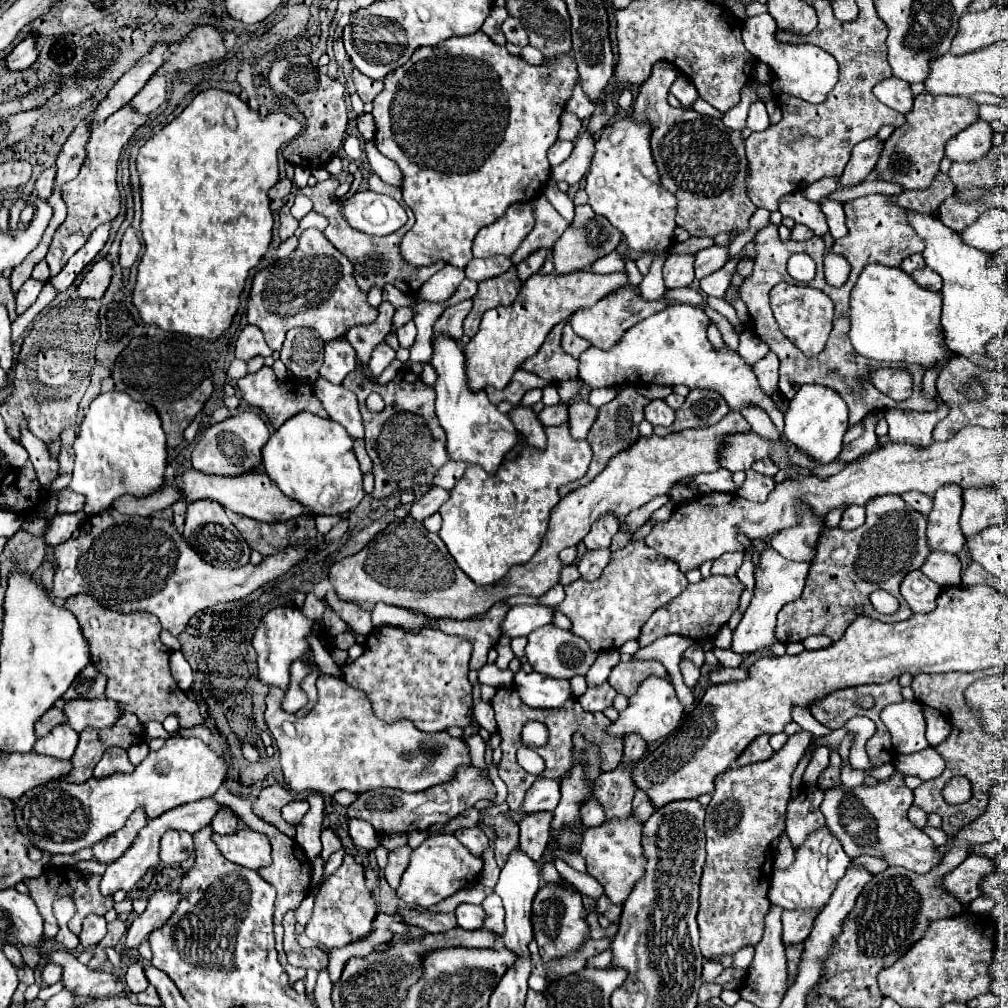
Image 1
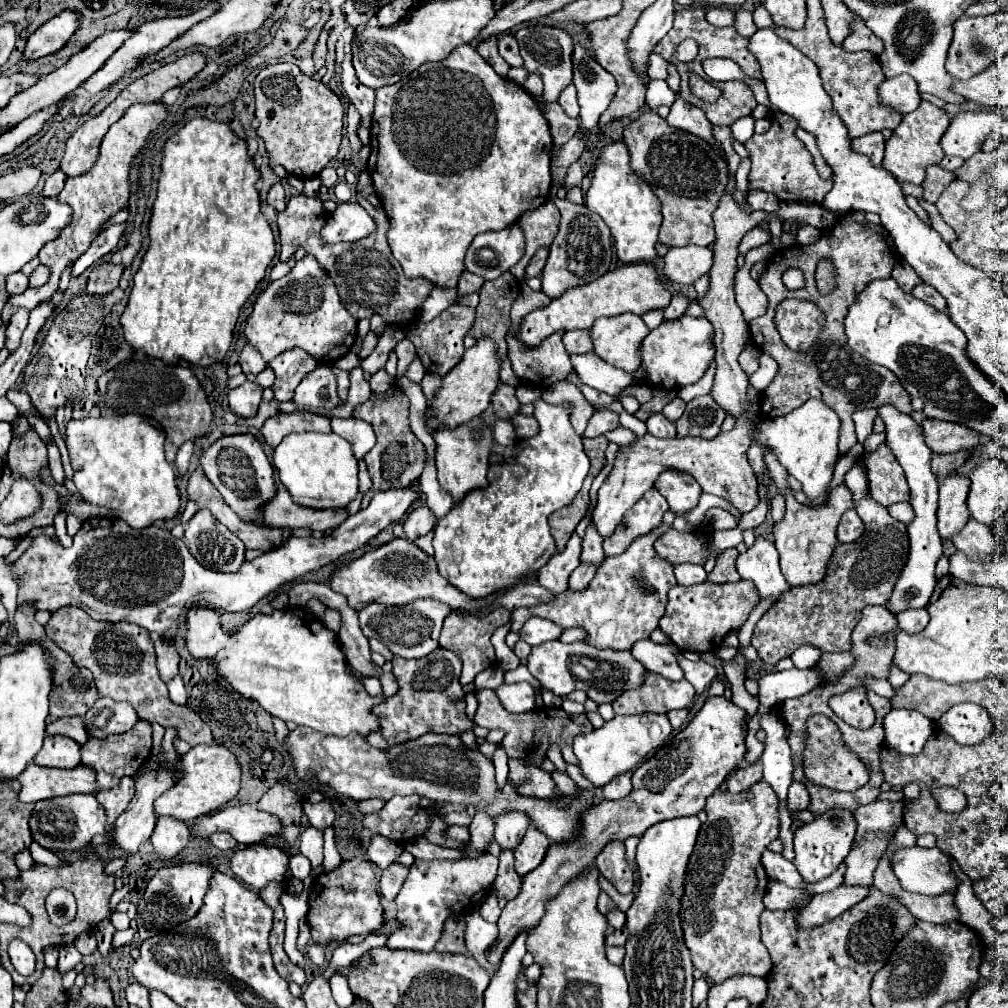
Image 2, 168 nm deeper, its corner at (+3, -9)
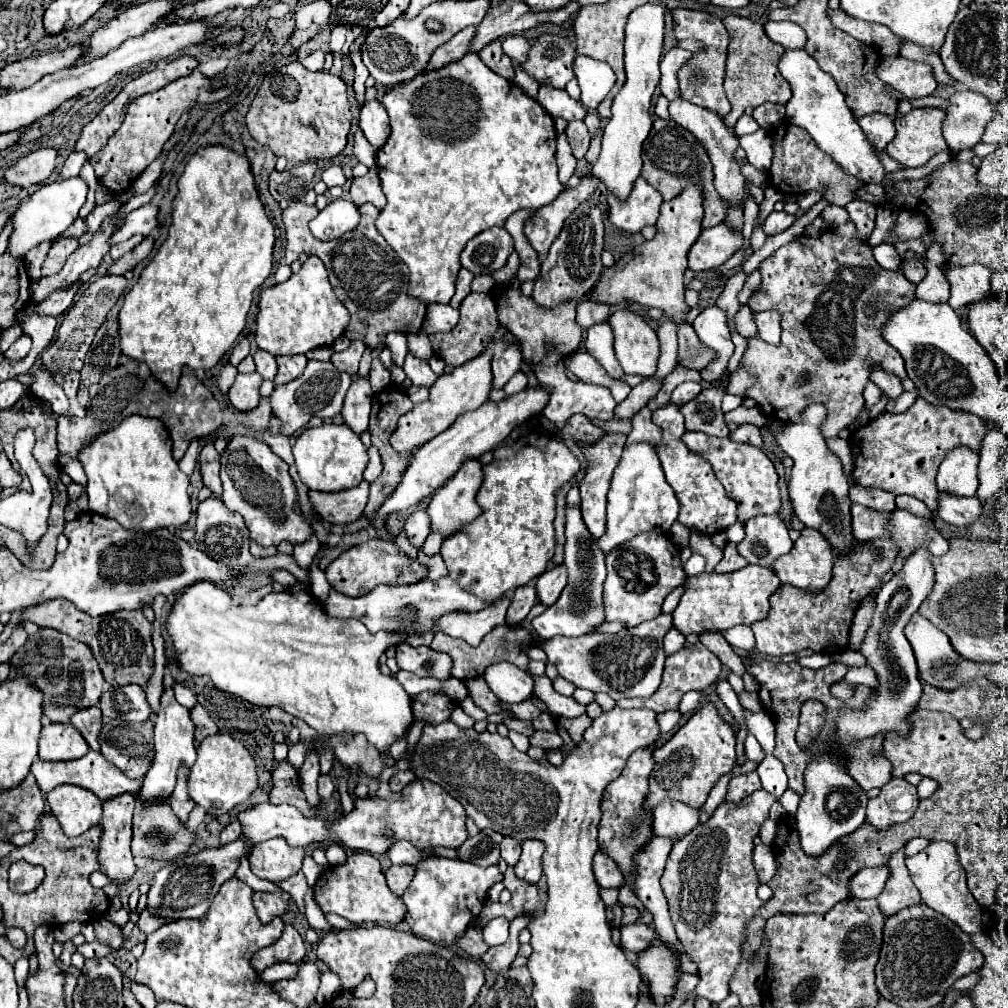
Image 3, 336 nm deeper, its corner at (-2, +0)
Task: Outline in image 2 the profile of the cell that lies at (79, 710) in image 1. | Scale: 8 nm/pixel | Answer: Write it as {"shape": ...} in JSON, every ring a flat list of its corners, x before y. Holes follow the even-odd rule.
{"shape":[[98,698,94,708,84,716,88,734,94,738,110,736,110,734,124,734,128,732,138,716,132,704,128,702,116,702,112,698]]}

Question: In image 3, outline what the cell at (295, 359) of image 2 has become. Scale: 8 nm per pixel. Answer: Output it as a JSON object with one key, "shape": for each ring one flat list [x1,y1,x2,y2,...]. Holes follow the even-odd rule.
{"shape":[[279,355,279,357,275,357,275,361,279,367,277,375,273,379,275,387,287,385,291,379,297,379,305,371,305,365,307,365,305,355]]}

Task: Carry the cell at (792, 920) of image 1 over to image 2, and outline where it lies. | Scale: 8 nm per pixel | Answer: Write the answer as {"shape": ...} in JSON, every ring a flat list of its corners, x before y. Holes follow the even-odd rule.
{"shape":[[838,886,830,892,812,896,810,904,802,910,798,910,798,924,802,928,812,928,812,926,820,926,828,920,834,920,836,916,840,916,842,912,846,912,848,908,852,908,854,904,858,904,860,900,864,900,868,896,870,888,848,888,848,886]]}

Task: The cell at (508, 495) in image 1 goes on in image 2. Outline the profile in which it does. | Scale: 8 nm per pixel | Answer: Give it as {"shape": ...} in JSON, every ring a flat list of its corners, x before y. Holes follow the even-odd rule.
{"shape":[[544,400,534,402,534,418,540,424,540,432,528,440,522,440,518,456,512,456,500,464,492,464,488,470,488,486,472,490,462,504,454,506,434,530,434,560,440,576,444,576,454,588,470,598,486,598,500,590,514,588,532,572,538,572,550,556,556,552,554,538,550,534,548,516,570,504,590,470,590,459,584,452,582,439,570,426,568,404,548,404]]}

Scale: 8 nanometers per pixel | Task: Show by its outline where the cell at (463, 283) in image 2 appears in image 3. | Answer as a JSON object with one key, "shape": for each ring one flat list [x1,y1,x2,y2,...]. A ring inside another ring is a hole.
{"shape":[[461,269,459,271,459,277,457,277,457,291,455,291,455,295,451,297,451,301,449,301,449,305,451,307,459,307,461,305,461,301,471,293,471,281,473,281,475,277,471,275,471,271,467,271,467,269]]}

